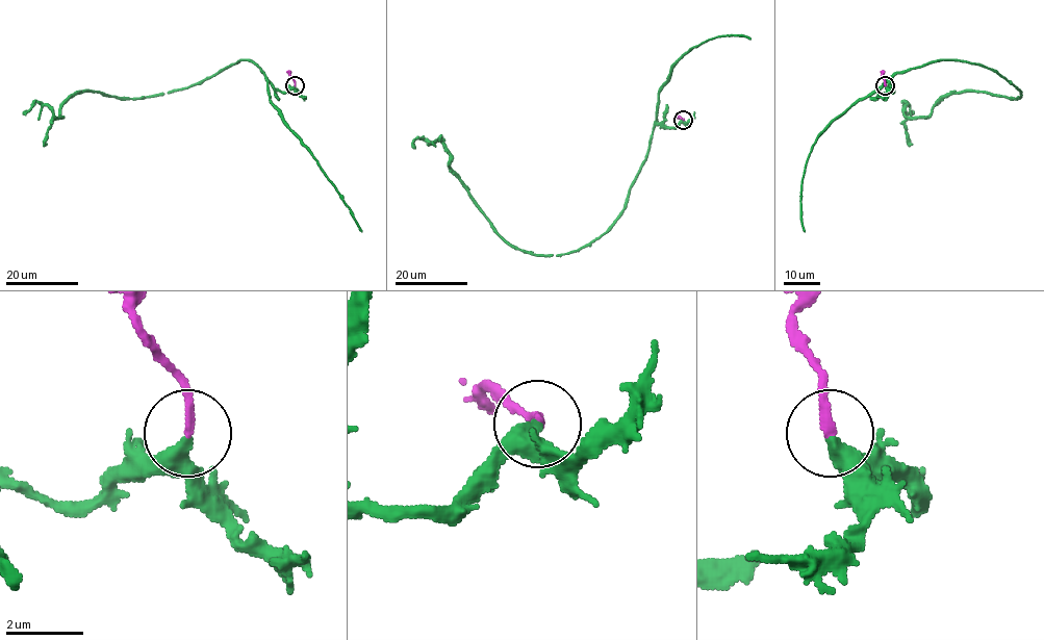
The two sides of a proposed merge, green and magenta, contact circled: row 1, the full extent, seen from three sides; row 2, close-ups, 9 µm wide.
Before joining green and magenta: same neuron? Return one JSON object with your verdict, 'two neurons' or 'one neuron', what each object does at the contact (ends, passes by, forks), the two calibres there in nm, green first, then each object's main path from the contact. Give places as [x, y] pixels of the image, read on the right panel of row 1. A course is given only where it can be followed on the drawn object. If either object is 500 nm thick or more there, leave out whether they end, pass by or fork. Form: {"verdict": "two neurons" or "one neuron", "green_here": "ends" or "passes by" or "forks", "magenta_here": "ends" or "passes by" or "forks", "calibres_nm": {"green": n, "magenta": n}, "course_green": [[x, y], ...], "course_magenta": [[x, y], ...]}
{"verdict": "one neuron", "green_here": "passes by", "magenta_here": "ends", "calibres_nm": {"green": 320, "magenta": 240}, "course_green": [[885, 85], [955, 59], [1021, 92], [950, 92], [916, 118], [905, 102], [914, 111]], "course_magenta": [[885, 85], [881, 71]]}

